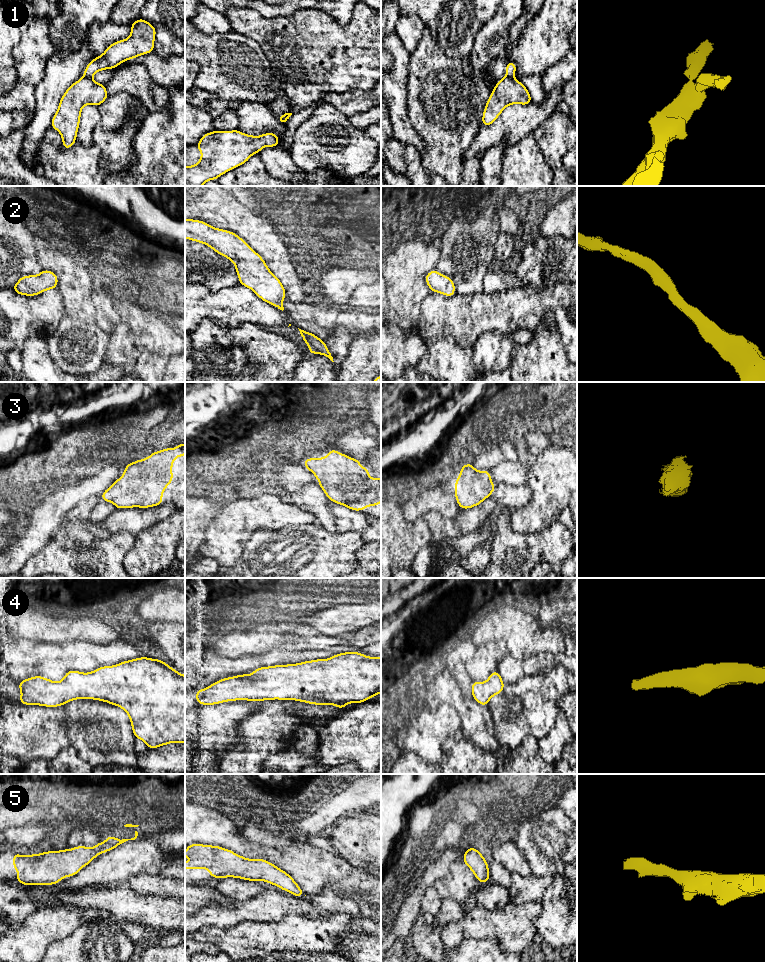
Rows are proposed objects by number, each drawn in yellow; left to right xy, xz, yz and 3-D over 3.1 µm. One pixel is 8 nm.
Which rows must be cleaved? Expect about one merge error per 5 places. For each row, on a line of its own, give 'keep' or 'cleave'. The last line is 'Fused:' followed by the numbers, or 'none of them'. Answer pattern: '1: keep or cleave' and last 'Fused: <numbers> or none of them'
1: cleave
2: keep
3: keep
4: keep
5: keep
Fused: 1

